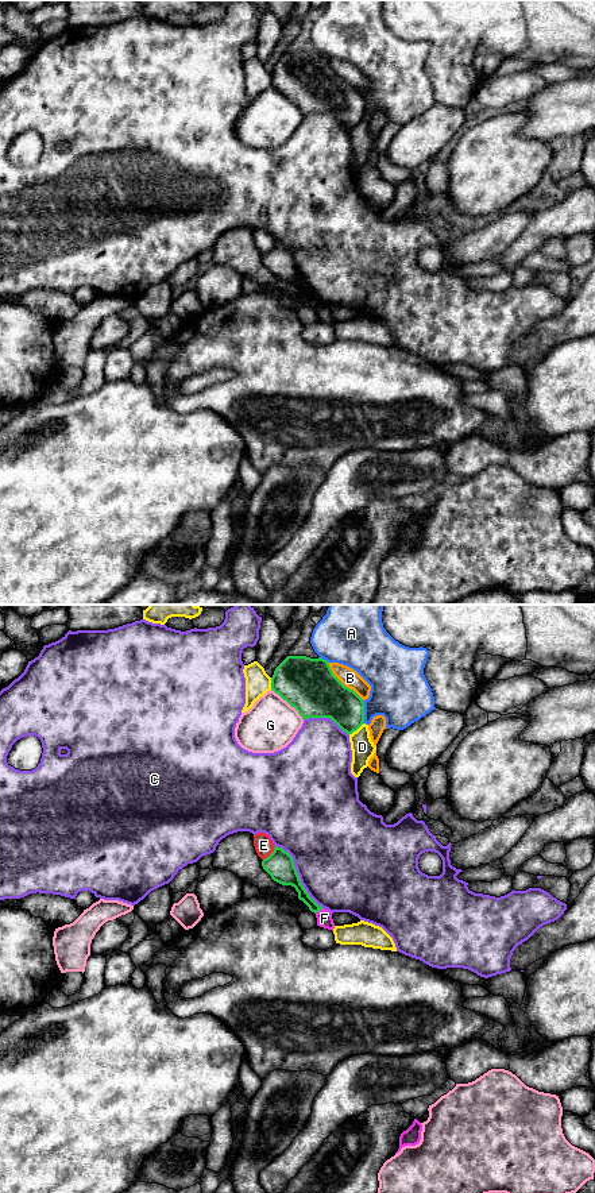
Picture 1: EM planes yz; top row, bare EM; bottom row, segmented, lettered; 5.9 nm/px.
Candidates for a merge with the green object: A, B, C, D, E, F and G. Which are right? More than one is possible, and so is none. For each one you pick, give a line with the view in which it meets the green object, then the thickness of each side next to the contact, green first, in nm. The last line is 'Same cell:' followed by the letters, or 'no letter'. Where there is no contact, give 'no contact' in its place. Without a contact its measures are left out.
Same cell: no letter

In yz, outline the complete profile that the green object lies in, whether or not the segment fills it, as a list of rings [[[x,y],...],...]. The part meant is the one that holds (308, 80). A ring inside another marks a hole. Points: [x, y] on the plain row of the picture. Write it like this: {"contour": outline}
{"contour": [[[287,51],[274,66],[271,85],[294,103],[302,115],[331,113],[348,131],[364,117],[364,97],[332,67],[327,55]]]}

